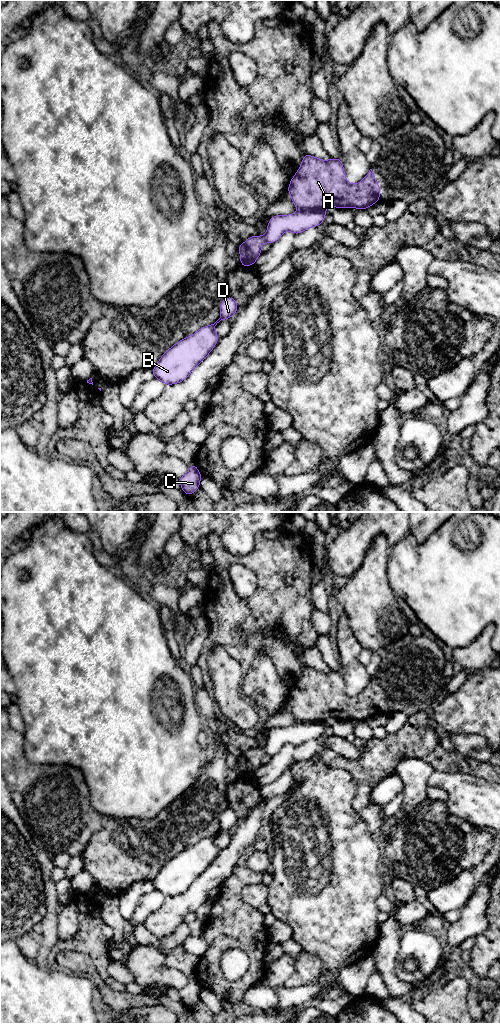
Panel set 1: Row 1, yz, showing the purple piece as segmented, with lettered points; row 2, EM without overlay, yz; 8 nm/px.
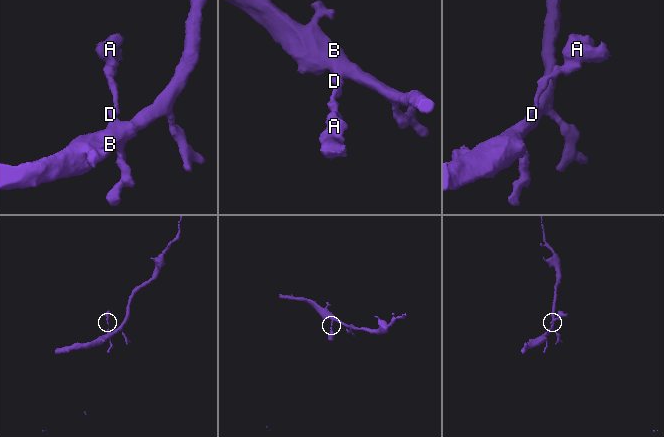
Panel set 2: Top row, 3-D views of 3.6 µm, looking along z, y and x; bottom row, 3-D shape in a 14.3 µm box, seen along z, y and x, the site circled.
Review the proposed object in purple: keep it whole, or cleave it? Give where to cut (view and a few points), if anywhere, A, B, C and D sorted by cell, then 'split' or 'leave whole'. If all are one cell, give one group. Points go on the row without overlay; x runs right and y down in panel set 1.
yz (299, 721), (324, 722) | A / B C D | split

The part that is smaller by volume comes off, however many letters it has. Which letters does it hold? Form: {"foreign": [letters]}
{"foreign": ["A"]}

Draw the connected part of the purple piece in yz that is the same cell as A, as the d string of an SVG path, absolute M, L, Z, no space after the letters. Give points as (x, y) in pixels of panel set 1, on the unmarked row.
M305 666L297 685L290 692L287 703L298 722L325 722L329 718L339 720L368 721L380 714L381 701L375 692L372 681L358 696L349 696L340 670L321 672Z

